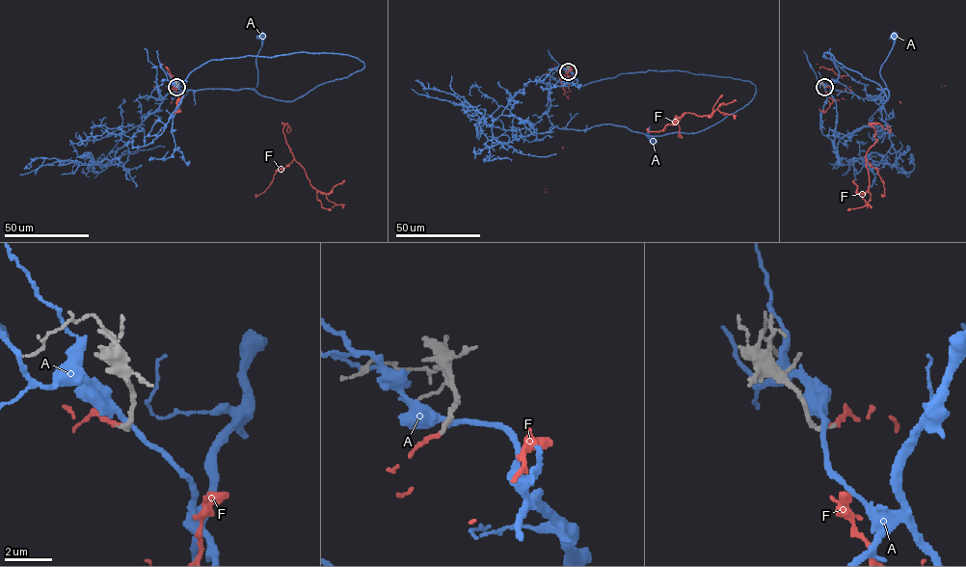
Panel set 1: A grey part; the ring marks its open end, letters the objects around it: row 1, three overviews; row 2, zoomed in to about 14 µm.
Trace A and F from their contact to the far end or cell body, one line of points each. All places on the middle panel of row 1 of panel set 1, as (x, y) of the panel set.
A: (569, 71), (579, 86), (677, 70), (755, 87), (713, 124), (662, 136), (649, 126), (653, 141)
F: (568, 71), (676, 116), (674, 122), (677, 123), (685, 113), (661, 130), (648, 131), (552, 67)

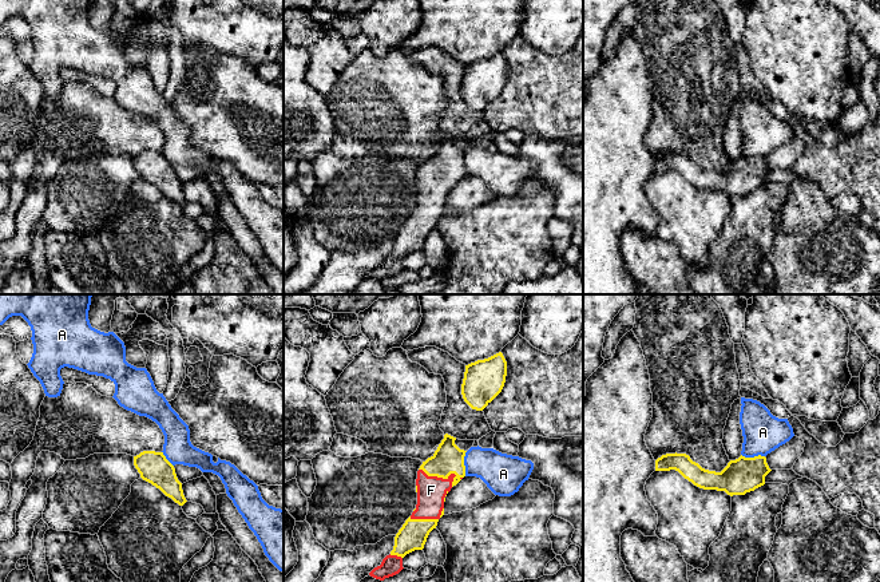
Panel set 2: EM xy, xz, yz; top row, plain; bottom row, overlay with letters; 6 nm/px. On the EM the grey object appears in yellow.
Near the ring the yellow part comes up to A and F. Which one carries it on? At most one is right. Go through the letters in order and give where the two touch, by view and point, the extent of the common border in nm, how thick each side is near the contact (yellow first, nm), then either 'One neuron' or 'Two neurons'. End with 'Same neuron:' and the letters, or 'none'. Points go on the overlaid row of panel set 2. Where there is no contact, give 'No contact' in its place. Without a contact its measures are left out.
A: Touches yellow at xz (463, 463). Shared border 150 nm. Thickness 180 nm (yellow) against 240 nm. Two neurons
F: Touches yellow at xz (437, 476). Shared border 240 nm. Thickness 180 nm (yellow) against 180 nm. One neuron
Same neuron: F

